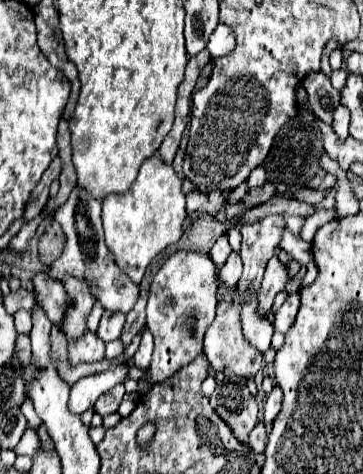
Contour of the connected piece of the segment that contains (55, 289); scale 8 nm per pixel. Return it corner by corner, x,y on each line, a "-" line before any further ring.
37,273
35,279
35,295
43,305
47,317
53,325
61,325
65,311
67,311
67,291
59,281
47,279
45,273

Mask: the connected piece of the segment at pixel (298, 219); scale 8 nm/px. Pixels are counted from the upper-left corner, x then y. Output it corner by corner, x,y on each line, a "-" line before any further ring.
285,215
284,220
286,222
286,226
288,229
298,237
301,236
301,228
304,225
307,217
301,217
301,216
289,216

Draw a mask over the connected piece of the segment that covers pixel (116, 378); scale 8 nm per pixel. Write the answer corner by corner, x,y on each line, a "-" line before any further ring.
115,361
107,371
79,379
79,381
71,387
69,411
75,413
75,415
81,415
83,411
91,409
91,407
95,405
95,401
97,401
103,393
107,393
113,385
123,383
127,371
129,371
129,365
121,365
121,363

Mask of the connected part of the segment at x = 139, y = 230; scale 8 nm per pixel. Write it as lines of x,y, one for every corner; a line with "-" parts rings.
157,155
149,157
141,169
139,177
123,195
109,195
103,201
103,227
107,247
115,257
115,263
125,271
133,283
141,283
147,265
169,245
177,243
183,235
185,195
181,191
181,179
175,175
171,165
165,165

